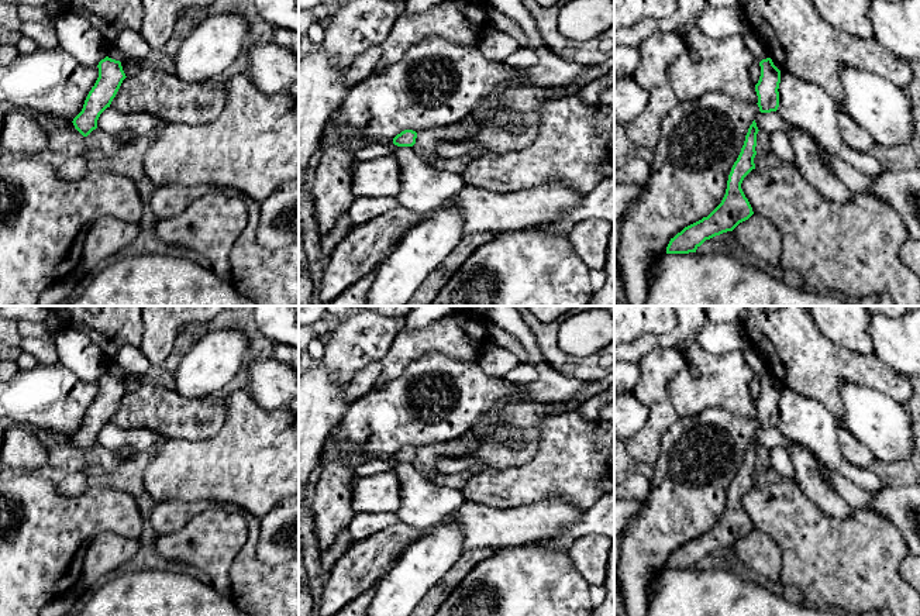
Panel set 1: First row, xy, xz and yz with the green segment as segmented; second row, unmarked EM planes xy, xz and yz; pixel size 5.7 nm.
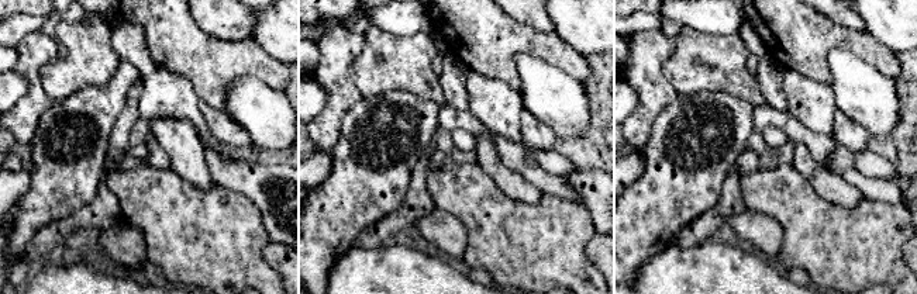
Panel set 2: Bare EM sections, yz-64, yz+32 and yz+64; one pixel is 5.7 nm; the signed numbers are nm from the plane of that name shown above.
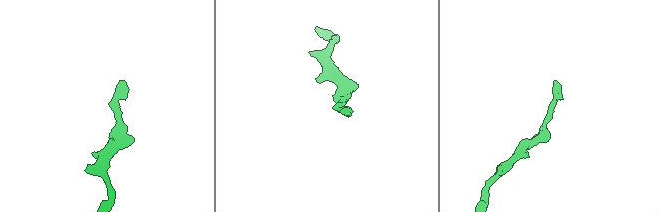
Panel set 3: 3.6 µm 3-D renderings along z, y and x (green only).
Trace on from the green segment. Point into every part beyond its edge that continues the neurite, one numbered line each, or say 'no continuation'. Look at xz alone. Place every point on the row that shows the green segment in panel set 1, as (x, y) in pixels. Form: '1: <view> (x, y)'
no continuation

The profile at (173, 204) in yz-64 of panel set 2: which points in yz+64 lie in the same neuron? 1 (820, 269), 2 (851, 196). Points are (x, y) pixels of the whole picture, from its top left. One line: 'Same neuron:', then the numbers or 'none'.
Same neuron: 1

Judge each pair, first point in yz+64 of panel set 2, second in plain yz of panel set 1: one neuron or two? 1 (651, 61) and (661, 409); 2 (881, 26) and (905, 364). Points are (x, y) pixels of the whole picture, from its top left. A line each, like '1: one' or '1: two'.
1: one
2: one

